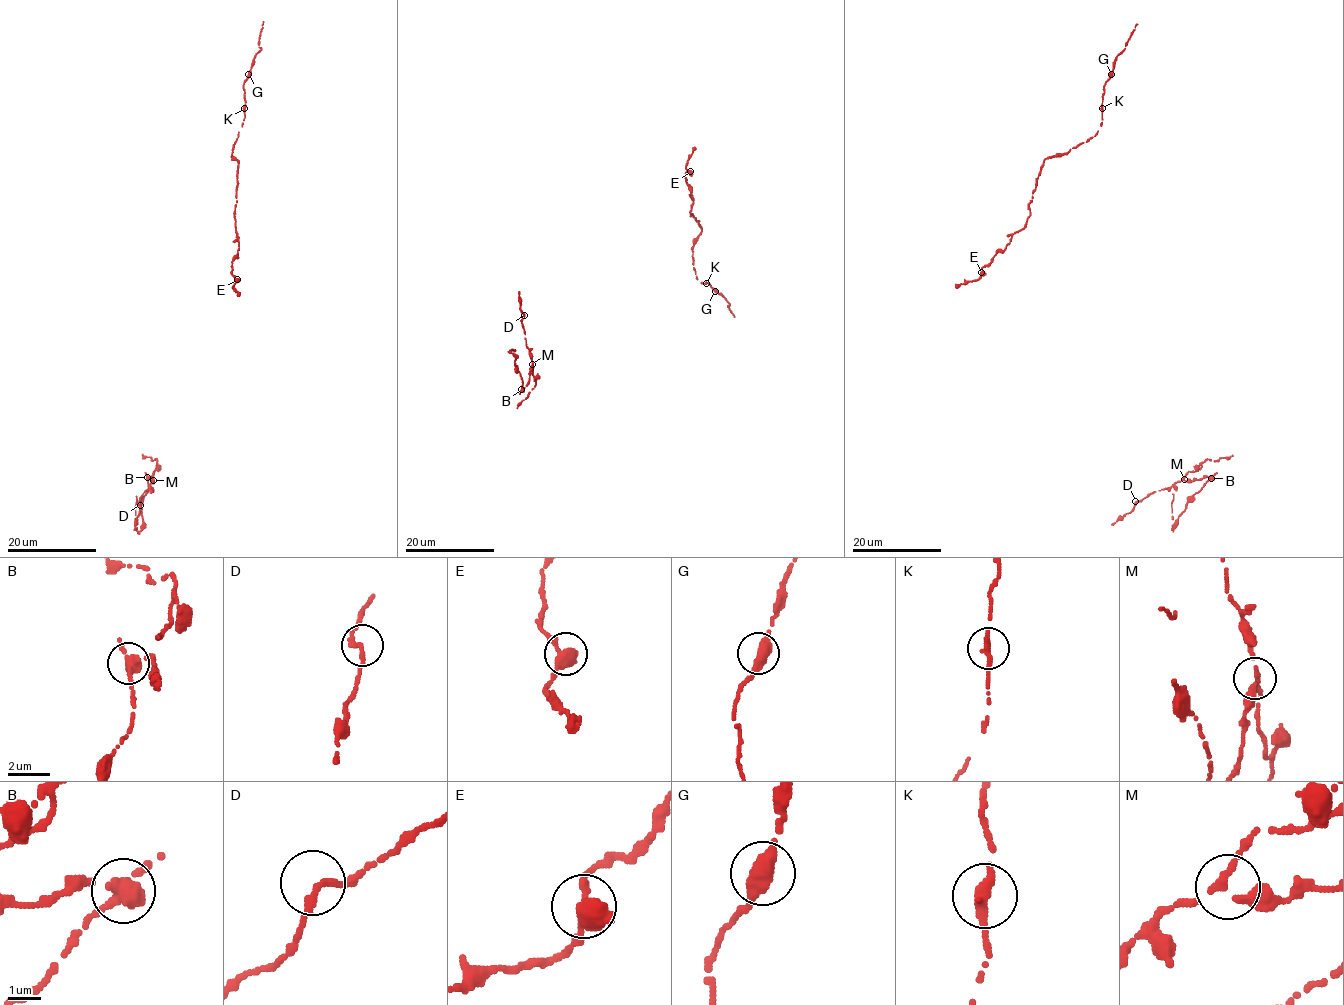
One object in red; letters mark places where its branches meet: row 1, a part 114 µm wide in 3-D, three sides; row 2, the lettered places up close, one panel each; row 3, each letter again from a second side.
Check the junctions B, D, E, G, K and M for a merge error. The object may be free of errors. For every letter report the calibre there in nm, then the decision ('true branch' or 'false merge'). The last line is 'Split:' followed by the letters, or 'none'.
B: calibre 360 nm; false merge
D: calibre 220 nm; true branch
E: calibre 340 nm; true branch
G: calibre 420 nm; true branch
K: calibre 320 nm; true branch
M: calibre 160 nm; true branch
Split: B

